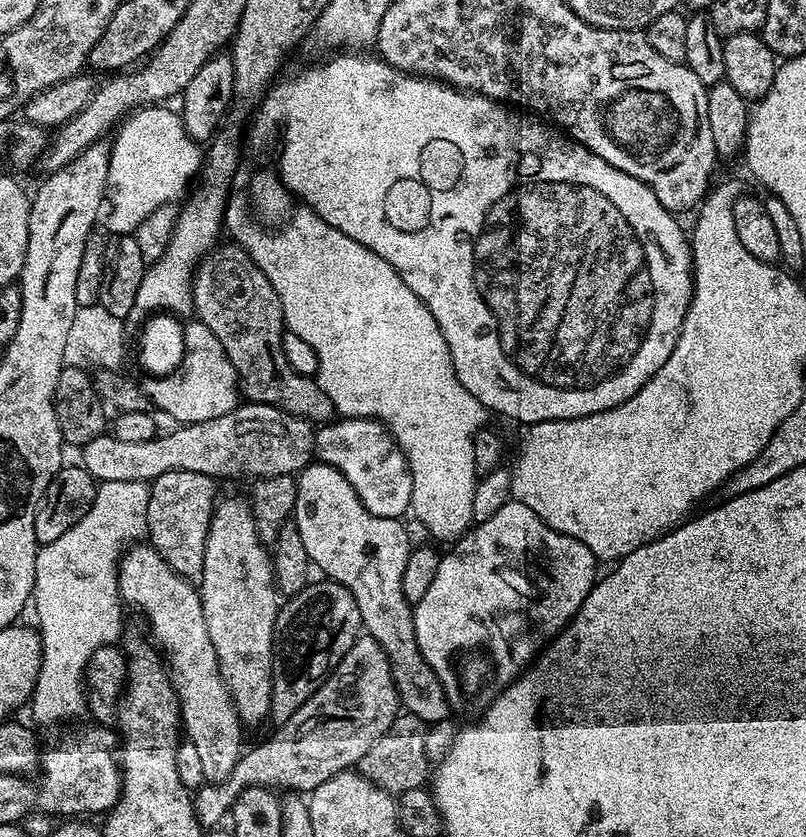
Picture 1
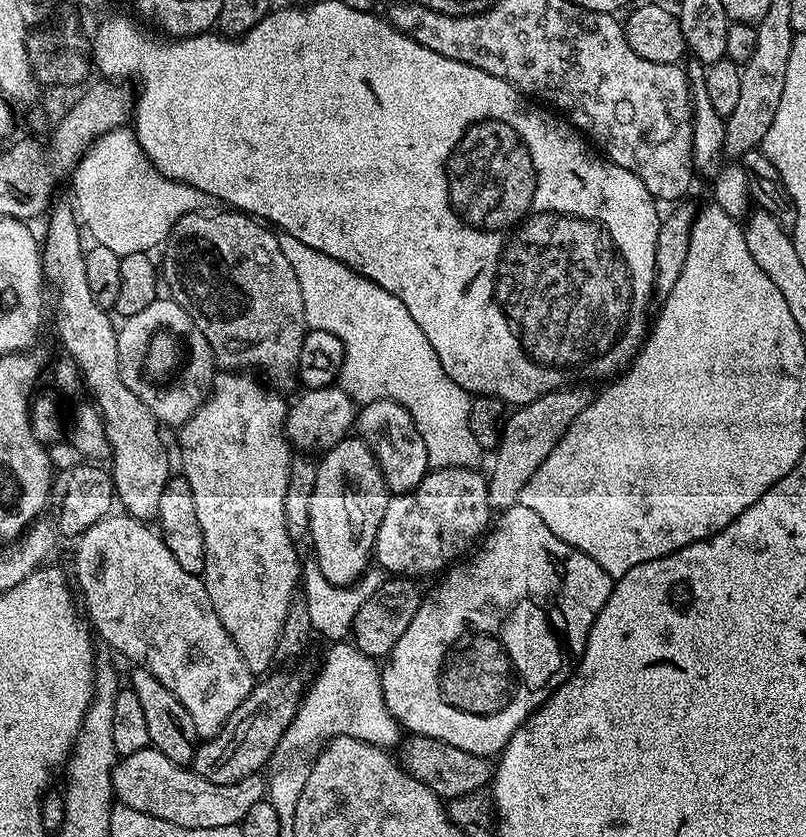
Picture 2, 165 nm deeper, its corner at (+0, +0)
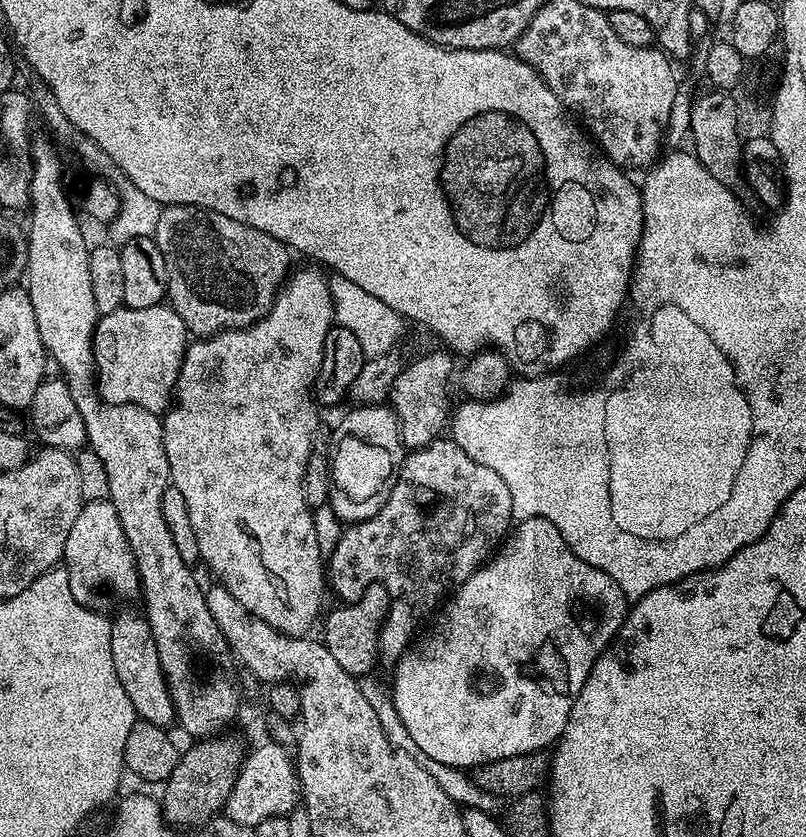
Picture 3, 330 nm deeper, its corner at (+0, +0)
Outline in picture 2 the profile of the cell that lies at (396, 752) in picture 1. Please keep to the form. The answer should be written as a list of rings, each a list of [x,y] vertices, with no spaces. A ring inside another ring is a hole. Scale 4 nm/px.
[[[409,735],[399,745],[398,759],[400,767],[445,801],[487,789],[494,775],[494,764],[489,757],[458,750],[458,746],[450,746],[450,742],[442,742],[438,738]]]

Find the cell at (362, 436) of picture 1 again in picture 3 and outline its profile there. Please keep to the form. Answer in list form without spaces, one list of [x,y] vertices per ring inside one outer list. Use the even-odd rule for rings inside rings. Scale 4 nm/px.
[[[440,350],[444,352],[428,352],[425,356],[420,356],[416,361],[405,363],[402,374],[398,374],[398,378],[394,378],[394,386],[390,390],[388,400],[390,407],[396,416],[398,430],[400,431],[400,443],[405,449],[415,450],[425,448],[430,442],[441,439],[443,430],[446,428],[446,421],[450,416],[450,404],[448,408],[448,383],[453,383],[454,372],[452,376],[452,359],[453,353],[448,350]]]

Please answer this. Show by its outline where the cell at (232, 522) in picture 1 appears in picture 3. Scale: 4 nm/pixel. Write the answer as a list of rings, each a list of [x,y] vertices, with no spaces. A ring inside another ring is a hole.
[[[297,267],[289,275],[281,286],[276,301],[257,324],[252,324],[248,328],[229,328],[216,336],[196,338],[189,343],[188,349],[184,351],[184,361],[178,374],[174,399],[168,411],[162,416],[170,484],[182,493],[182,498],[186,498],[186,514],[190,514],[190,526],[194,526],[194,535],[198,538],[200,560],[208,563],[209,570],[216,575],[213,577],[223,584],[226,590],[230,590],[230,594],[234,594],[234,598],[242,602],[242,606],[246,606],[250,614],[262,618],[262,622],[274,626],[274,630],[297,638],[307,637],[311,633],[308,631],[311,630],[312,623],[316,619],[316,623],[321,619],[320,606],[324,602],[324,588],[326,592],[326,560],[318,550],[312,509],[308,507],[306,498],[302,494],[302,478],[312,449],[312,436],[318,427],[316,421],[318,408],[314,403],[314,389],[318,370],[322,366],[322,350],[326,344],[326,334],[334,326],[329,277],[319,267],[308,267],[312,268]]]

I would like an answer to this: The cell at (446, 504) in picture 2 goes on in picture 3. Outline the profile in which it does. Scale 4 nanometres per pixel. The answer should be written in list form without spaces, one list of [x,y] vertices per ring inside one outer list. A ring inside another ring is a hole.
[[[441,438],[425,448],[409,451],[400,461],[394,490],[390,490],[390,498],[386,498],[378,514],[345,527],[338,546],[327,557],[326,580],[331,591],[333,588],[344,602],[359,599],[360,593],[371,584],[386,586],[392,607],[380,628],[378,660],[381,665],[395,666],[417,639],[420,623],[428,615],[431,617],[445,603],[446,597],[493,555],[497,545],[507,537],[512,523],[512,499],[510,490],[506,490],[506,482],[502,482],[494,470],[482,466],[482,462],[474,462],[455,440]]]

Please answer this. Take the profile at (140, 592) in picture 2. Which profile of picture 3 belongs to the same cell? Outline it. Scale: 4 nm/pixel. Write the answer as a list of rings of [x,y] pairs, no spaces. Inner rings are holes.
[[[109,499],[90,500],[81,508],[74,526],[70,526],[62,564],[68,570],[70,594],[74,594],[80,604],[99,605],[103,596],[112,600],[132,600],[141,595],[136,559],[130,550],[130,542],[126,542],[126,534],[122,534],[122,522],[118,522],[118,514]]]

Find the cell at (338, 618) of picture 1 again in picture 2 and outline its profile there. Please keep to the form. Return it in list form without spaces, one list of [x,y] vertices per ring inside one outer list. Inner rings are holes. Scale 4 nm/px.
[[[275,672],[265,675],[261,684],[260,681],[253,683],[251,694],[244,699],[242,706],[238,706],[238,710],[234,710],[234,714],[230,714],[220,733],[197,747],[190,765],[192,771],[210,782],[233,784],[247,776],[257,775],[260,767],[271,761],[306,691],[306,676],[304,680],[302,673]]]

